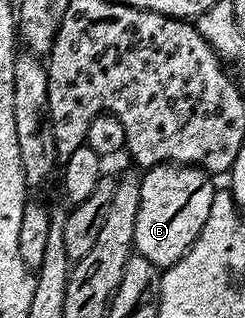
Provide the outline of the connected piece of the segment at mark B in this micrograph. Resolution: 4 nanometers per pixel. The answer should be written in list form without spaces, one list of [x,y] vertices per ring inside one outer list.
[[[159,165],[149,168],[148,175],[151,183],[147,182],[140,193],[133,250],[143,255],[154,267],[165,269],[171,267],[194,244],[196,237],[204,229],[204,221],[208,221],[210,216],[216,187],[215,184],[210,184],[211,176],[197,165]]]

